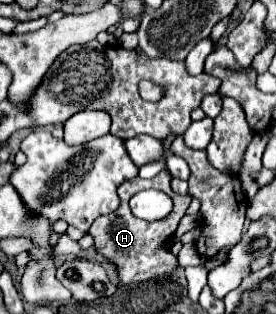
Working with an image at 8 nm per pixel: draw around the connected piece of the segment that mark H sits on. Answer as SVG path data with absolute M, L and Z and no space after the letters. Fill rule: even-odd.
M163 170L161 174L157 174L151 180L143 180L143 178L137 176L133 180L123 182L119 186L119 198L121 198L119 208L113 214L99 216L89 228L89 234L95 238L95 248L103 256L107 256L111 262L115 262L115 266L119 270L119 278L121 278L123 284L143 282L143 280L149 280L149 278L155 278L155 276L167 276L177 266L177 258L171 252L167 252L165 242L175 234L177 224L185 216L185 210L187 210L187 206L191 202L191 196L175 194L171 190L171 186L169 186L169 180L171 180L171 174L167 170ZM147 188L155 188L155 190L161 190L161 192L171 196L173 210L171 210L171 214L167 218L161 218L161 220L155 220L155 222L147 222L147 220L139 220L139 218L135 218L131 214L131 208L129 208L131 196L141 192L141 190L147 190Z

